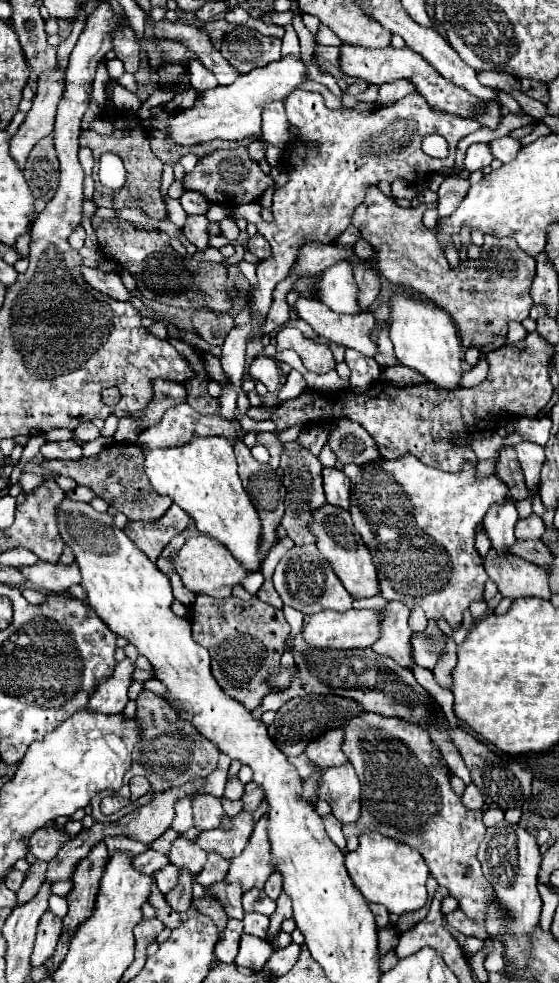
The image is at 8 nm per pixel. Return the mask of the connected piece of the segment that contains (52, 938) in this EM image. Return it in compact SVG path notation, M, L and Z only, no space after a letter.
M46 911L38 925L38 935L36 935L36 943L34 943L32 961L30 961L32 967L44 965L54 955L60 933L62 933L62 919L52 915L50 911Z

